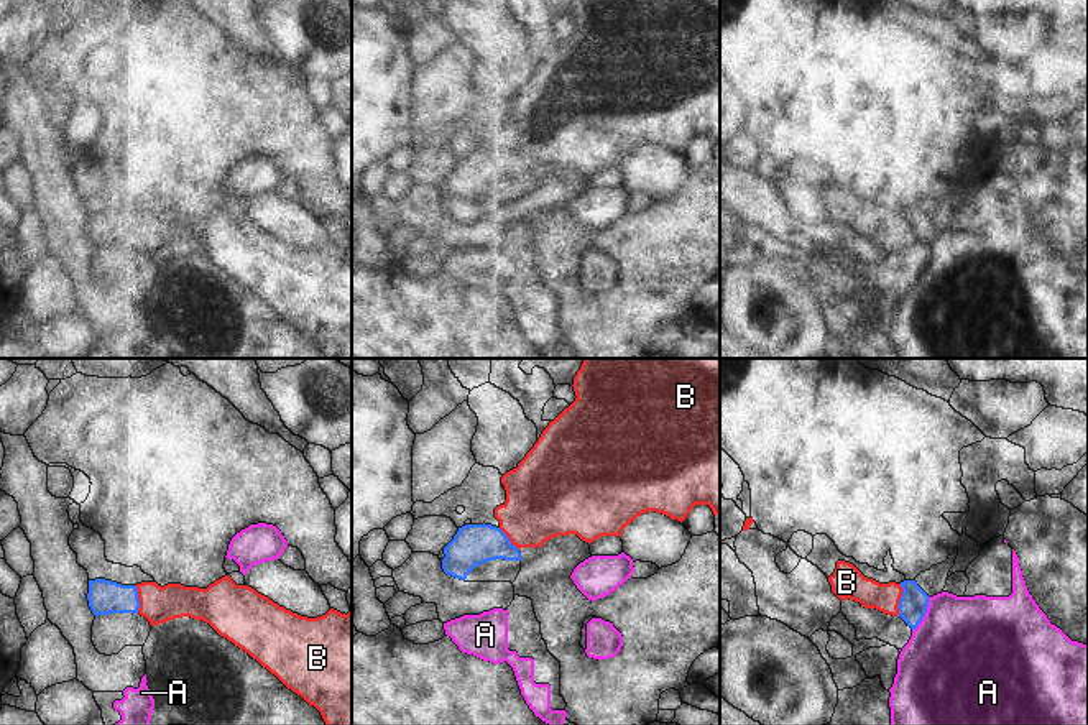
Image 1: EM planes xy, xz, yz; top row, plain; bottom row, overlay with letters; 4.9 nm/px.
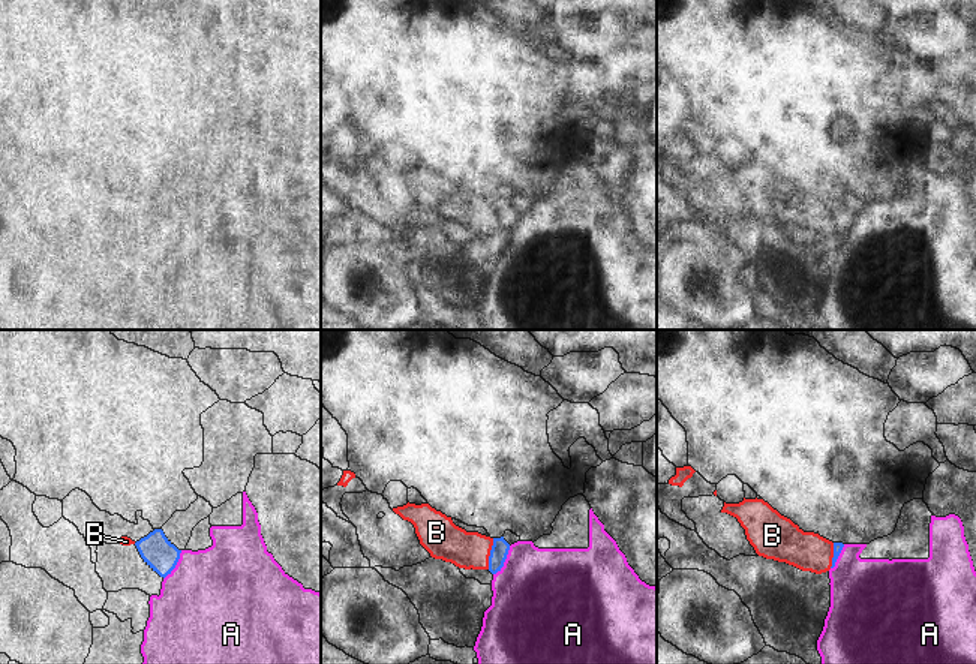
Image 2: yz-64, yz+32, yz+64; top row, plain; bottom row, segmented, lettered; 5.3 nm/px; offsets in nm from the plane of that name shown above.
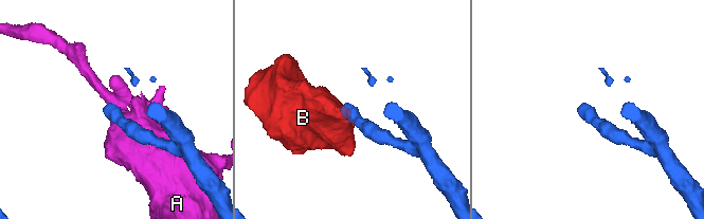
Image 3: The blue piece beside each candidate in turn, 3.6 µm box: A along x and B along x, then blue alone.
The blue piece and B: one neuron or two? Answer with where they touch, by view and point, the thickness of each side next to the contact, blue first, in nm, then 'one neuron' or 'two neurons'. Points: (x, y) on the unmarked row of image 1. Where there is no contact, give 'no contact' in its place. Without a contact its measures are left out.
yz (899, 232) | 140/150 nm | one neuron

